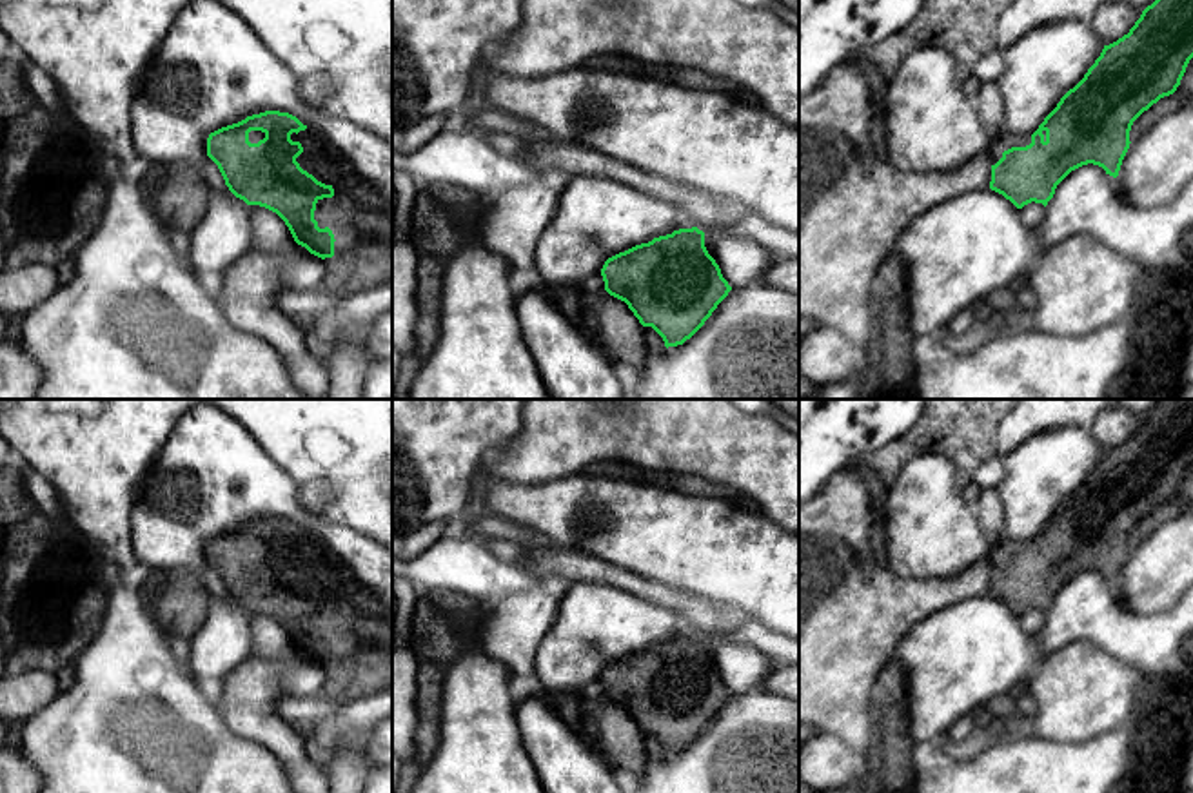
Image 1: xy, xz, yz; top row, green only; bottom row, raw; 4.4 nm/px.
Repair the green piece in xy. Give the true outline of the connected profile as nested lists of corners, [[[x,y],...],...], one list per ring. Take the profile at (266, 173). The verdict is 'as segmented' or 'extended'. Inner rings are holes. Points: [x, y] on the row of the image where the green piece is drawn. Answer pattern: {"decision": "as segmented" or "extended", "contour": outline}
{"decision": "extended", "contour": [[[280,111],[252,114],[211,132],[207,156],[236,198],[276,212],[294,241],[323,259],[330,292],[345,298],[392,278],[392,205],[312,125]]]}

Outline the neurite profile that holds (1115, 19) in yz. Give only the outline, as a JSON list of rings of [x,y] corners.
[[[1120,0],[1104,4],[1089,22],[1104,45],[1109,45],[1129,33],[1142,11]]]

